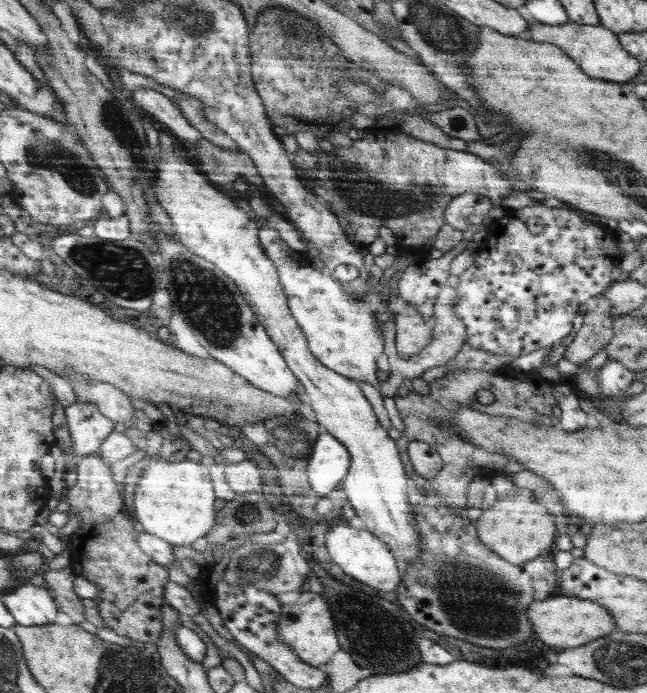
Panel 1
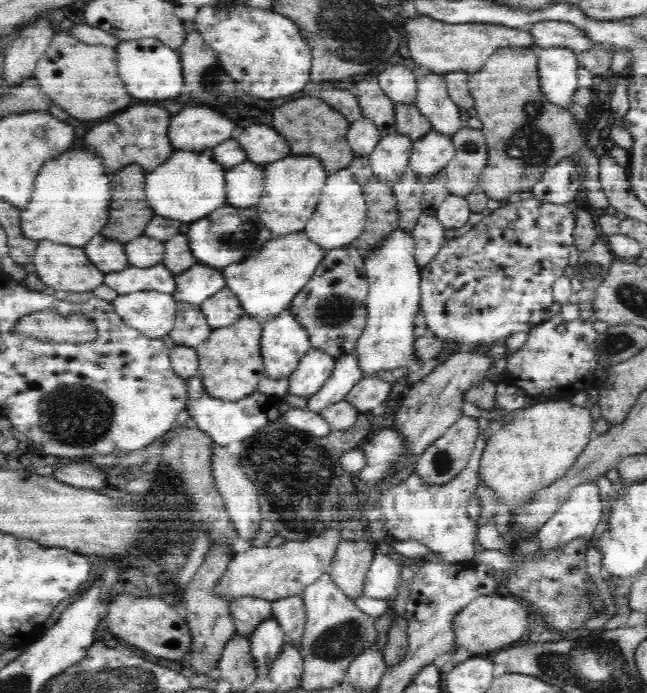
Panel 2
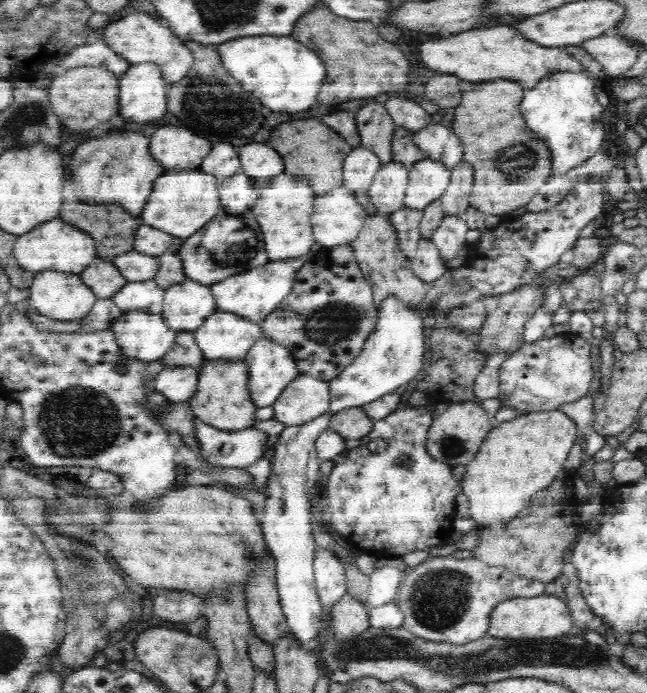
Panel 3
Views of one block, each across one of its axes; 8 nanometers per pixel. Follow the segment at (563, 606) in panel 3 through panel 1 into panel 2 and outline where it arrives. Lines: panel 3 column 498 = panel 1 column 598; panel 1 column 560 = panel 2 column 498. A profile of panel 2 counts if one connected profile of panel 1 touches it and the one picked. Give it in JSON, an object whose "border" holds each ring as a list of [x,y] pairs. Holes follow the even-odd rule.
{"border":[[[503,594],[487,595],[476,598],[452,620],[453,650],[464,655],[488,655],[495,650],[506,648],[512,643],[520,643],[526,638],[531,626],[530,613],[516,598]]]}

